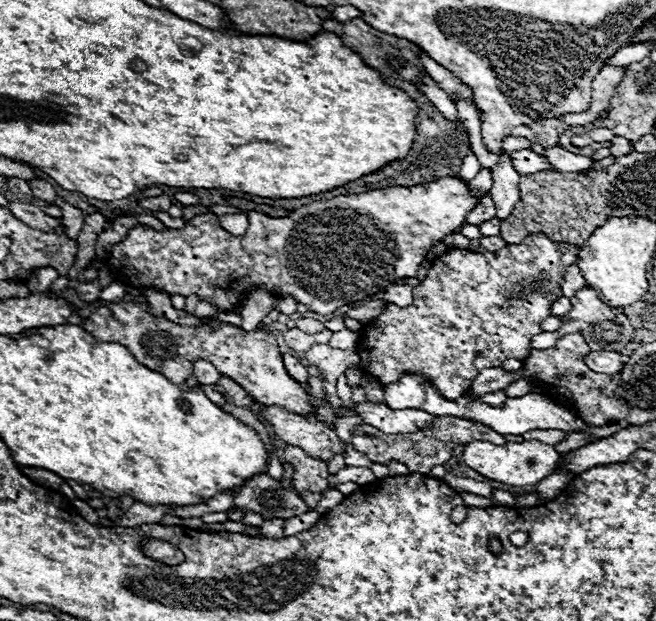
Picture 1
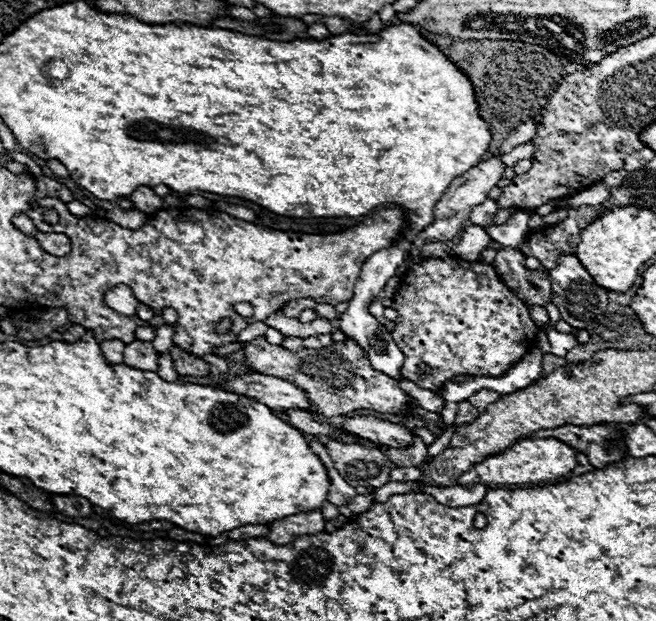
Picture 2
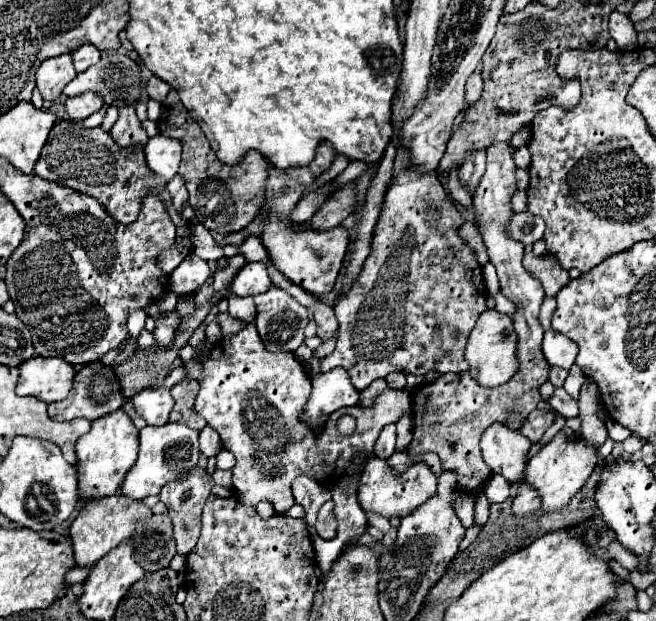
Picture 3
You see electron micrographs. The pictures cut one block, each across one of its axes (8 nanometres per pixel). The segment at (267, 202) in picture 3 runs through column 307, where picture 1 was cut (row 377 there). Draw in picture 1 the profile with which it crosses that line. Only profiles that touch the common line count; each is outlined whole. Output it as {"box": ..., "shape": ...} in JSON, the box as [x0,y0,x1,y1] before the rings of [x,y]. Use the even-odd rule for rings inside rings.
{"box":[82,302,312,416],"shape":[[[118,302],[102,306],[84,320],[82,328],[102,342],[118,342],[126,346],[138,364],[164,374],[174,384],[184,384],[192,374],[194,362],[202,358],[212,362],[222,376],[234,378],[234,382],[238,382],[252,398],[256,398],[258,404],[282,406],[304,416],[312,410],[310,398],[302,384],[292,380],[284,370],[282,354],[274,334],[266,330],[244,332],[232,324],[222,324],[218,330],[208,326],[180,326],[166,318],[152,316],[148,304],[144,302]]]}

